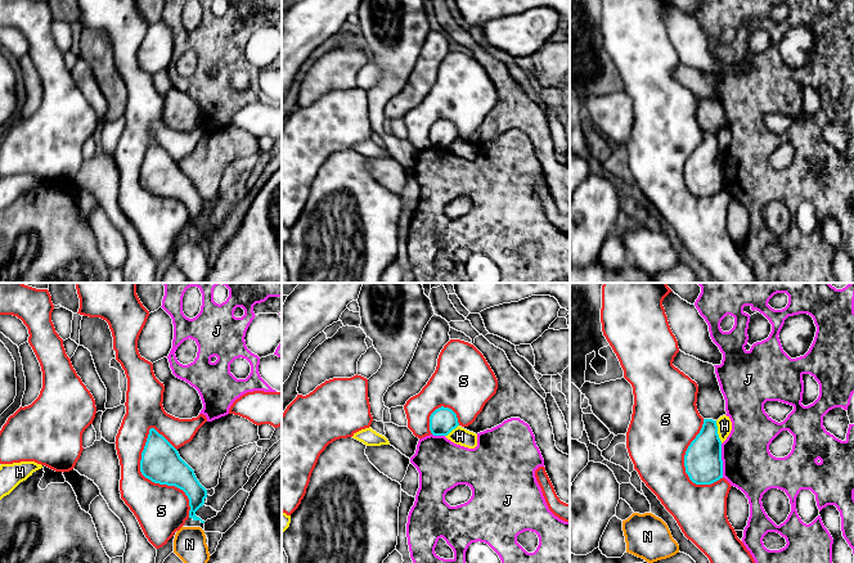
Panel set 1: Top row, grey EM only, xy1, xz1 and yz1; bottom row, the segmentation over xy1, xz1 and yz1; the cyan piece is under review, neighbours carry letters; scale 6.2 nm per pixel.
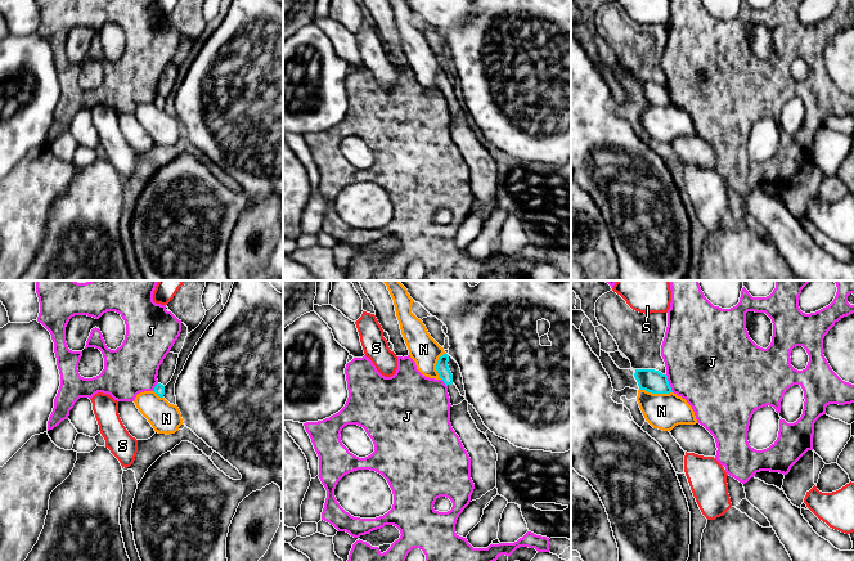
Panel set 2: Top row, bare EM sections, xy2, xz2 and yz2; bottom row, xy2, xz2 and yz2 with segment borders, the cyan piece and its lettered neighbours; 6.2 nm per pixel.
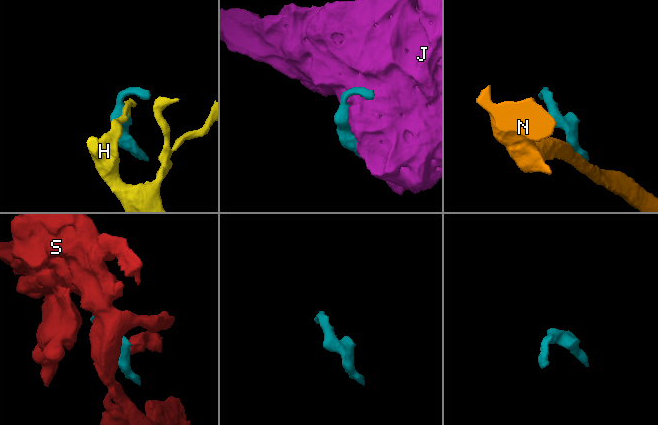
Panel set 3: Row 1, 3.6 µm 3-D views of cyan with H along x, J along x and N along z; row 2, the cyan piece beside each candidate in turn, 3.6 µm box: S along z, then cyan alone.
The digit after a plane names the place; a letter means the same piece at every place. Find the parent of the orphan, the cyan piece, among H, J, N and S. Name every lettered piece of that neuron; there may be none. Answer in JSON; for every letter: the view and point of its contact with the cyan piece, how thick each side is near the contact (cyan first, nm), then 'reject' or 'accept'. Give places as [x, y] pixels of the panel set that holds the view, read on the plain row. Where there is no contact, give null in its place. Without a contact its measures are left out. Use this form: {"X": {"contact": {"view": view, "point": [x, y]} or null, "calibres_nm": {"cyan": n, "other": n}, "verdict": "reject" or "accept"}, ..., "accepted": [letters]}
{"H": {"contact": {"view": "yz1", "point": [717, 144]}, "calibres_nm": {"cyan": 240, "other": 100}, "verdict": "reject"}, "J": {"contact": {"view": "yz1", "point": [722, 172]}, "calibres_nm": {"cyan": 240, "other": 320}, "verdict": "reject"}, "N": {"contact": {"view": "yz2", "point": [656, 104]}, "calibres_nm": {"cyan": 140, "other": 220}, "verdict": "reject"}, "S": {"contact": {"view": "xy1", "point": [152, 193]}, "calibres_nm": {"cyan": 260, "other": 320}, "verdict": "reject"}, "accepted": []}

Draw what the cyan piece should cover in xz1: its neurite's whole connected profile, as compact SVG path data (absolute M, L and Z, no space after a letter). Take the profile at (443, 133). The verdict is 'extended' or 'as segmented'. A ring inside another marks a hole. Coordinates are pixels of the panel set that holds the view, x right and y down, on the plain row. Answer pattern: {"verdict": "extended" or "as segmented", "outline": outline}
{"verdict": "as segmented", "outline": "M439 120L430 129L430 143L433 148L448 148L459 138L457 126L449 120Z"}

